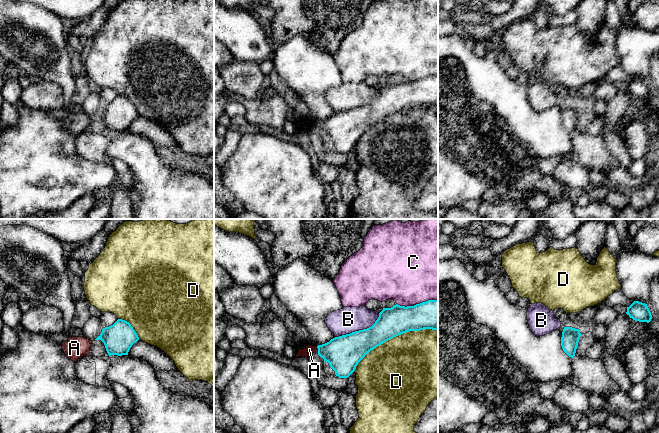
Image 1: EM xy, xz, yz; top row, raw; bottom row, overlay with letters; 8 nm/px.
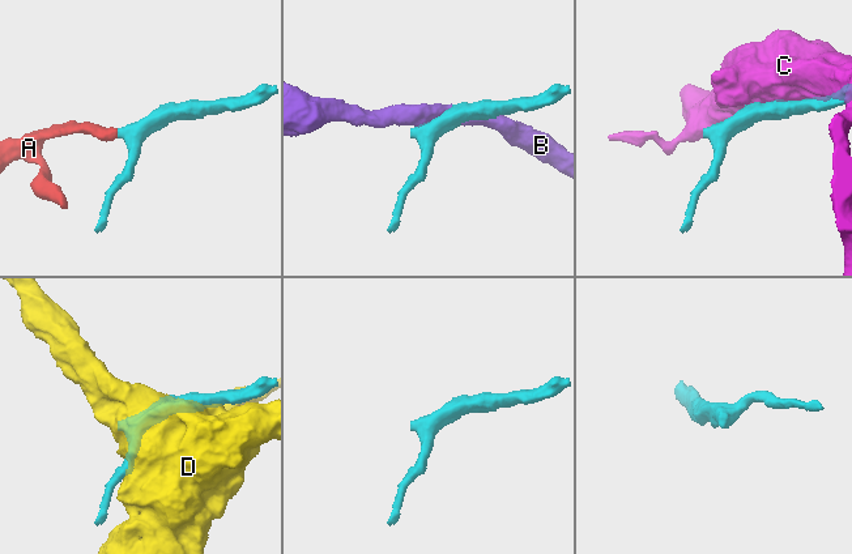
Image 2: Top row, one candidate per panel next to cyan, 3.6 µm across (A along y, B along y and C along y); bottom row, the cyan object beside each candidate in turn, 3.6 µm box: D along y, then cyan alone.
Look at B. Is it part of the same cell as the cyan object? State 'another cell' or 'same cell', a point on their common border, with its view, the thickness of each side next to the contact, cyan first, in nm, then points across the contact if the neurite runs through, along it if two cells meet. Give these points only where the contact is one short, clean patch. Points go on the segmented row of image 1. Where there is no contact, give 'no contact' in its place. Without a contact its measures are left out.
another cell; contact xz (359, 330); calibres 280 and 200 nm

